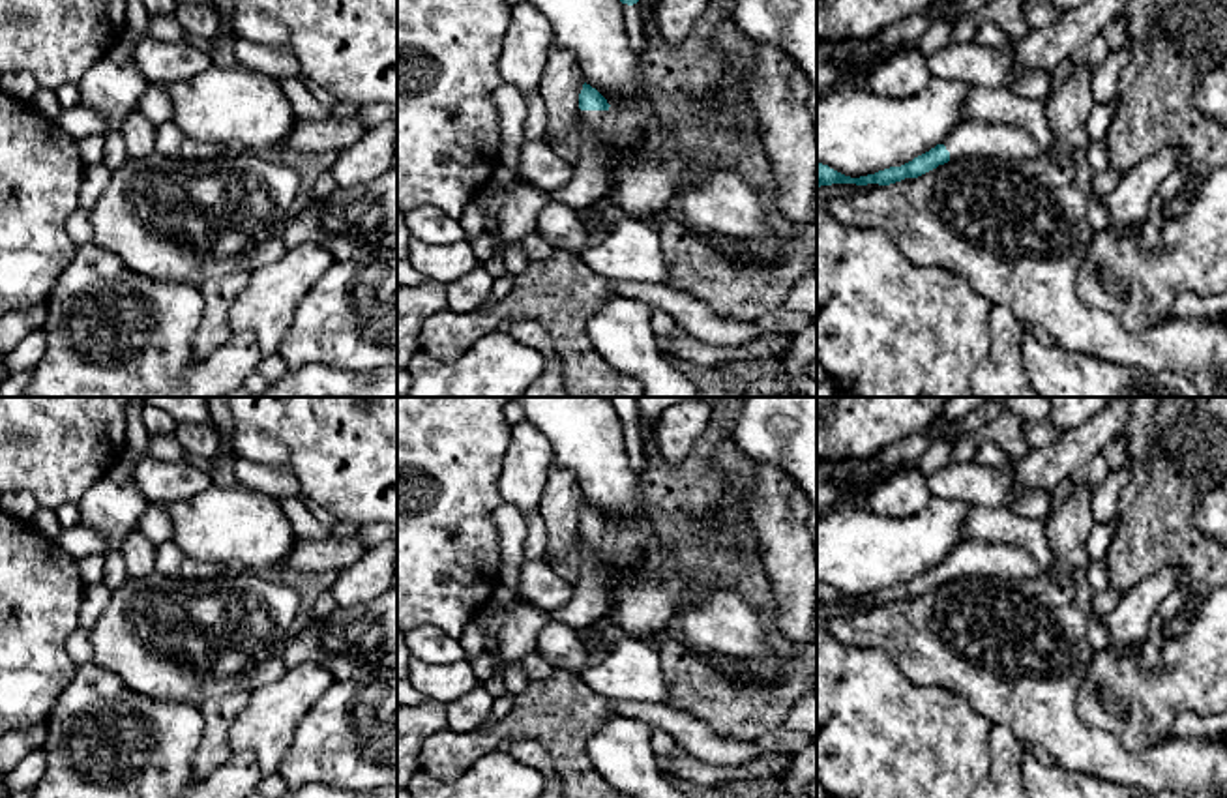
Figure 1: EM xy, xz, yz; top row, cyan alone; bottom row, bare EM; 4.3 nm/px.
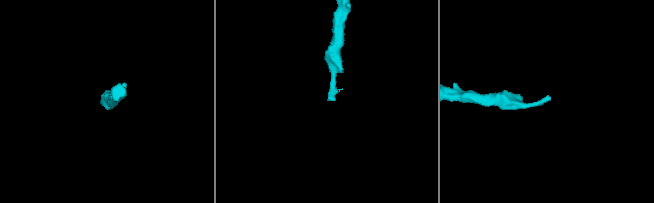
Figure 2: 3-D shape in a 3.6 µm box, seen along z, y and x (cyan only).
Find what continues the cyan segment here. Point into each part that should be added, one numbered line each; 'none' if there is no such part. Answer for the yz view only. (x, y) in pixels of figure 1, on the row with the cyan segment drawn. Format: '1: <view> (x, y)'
1: yz (975, 137)

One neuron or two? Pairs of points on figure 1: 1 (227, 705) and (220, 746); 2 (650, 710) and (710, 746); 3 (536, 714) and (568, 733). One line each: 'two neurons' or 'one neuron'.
1: one neuron
2: one neuron
3: one neuron

